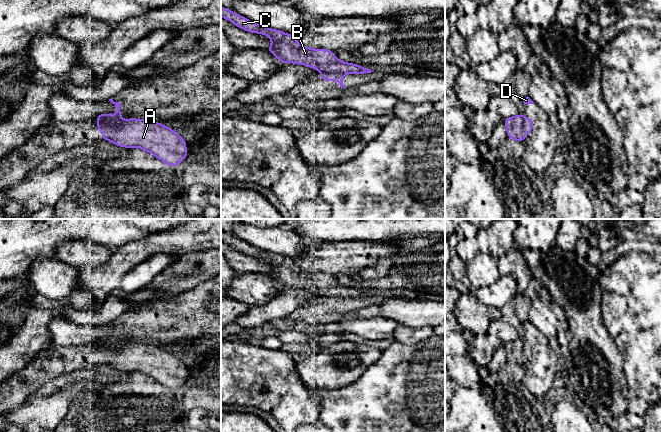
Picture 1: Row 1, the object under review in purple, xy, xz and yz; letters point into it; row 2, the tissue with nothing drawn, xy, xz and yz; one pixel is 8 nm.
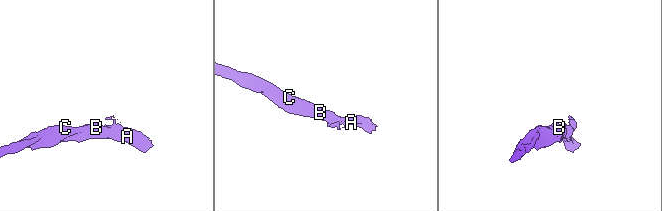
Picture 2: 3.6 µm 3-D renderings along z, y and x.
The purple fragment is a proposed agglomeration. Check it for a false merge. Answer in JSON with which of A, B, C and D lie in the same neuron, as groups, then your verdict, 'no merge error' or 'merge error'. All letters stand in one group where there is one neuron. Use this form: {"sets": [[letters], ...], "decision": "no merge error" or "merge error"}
{"sets": [["A", "B", "C"], ["D"]], "decision": "merge error"}

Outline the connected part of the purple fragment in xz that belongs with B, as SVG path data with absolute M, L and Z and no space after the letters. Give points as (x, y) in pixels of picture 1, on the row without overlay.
M221 231L221 241L243 254L269 260L272 269L267 274L276 280L281 287L301 288L324 297L365 298L374 296L368 292L363 292L361 289L337 284L335 277L329 274L303 271L292 258L254 248L247 242L224 231Z

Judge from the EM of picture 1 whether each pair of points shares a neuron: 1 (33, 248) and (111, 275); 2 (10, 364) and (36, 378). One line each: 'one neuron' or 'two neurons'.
1: two neurons
2: two neurons

